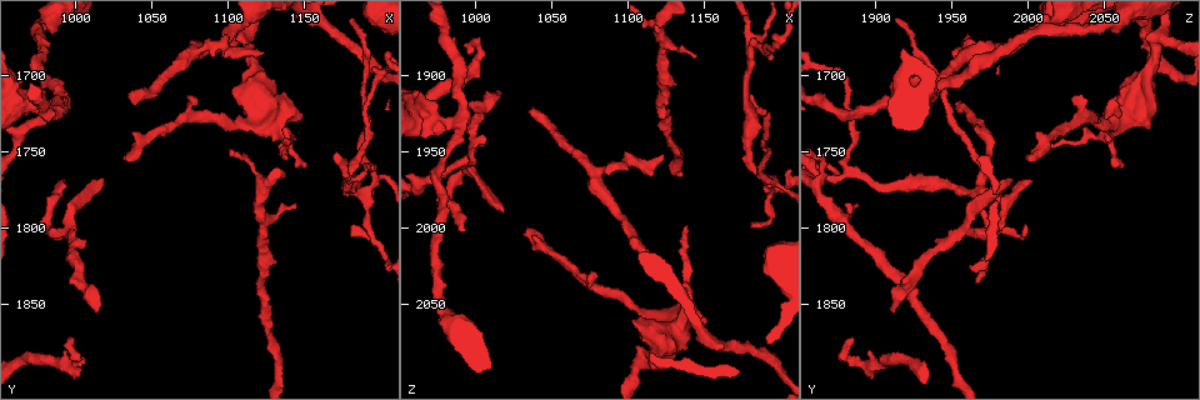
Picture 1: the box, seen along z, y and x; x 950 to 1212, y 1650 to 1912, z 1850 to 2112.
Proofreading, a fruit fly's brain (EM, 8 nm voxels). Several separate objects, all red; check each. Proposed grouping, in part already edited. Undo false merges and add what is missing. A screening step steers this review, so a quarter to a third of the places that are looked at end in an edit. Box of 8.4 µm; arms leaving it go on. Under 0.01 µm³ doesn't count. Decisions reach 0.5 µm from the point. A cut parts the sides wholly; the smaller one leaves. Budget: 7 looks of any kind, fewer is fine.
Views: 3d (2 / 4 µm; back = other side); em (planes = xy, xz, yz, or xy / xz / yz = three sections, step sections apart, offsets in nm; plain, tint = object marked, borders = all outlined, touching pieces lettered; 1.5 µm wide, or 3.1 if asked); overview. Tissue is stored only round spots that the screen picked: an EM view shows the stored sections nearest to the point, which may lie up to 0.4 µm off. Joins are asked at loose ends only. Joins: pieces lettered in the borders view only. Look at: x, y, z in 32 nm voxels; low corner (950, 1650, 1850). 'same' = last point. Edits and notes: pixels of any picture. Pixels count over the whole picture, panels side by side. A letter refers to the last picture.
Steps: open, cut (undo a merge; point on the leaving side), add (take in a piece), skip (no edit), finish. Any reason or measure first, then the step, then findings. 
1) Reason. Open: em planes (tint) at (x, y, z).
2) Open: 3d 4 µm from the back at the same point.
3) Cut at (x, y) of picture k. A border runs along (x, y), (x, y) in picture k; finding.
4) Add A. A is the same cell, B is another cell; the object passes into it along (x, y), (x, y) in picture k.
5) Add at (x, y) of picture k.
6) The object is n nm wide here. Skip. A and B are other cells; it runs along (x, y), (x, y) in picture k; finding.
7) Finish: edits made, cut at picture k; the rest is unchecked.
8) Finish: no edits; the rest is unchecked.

An open end. Open: 3d 4 µm at (1150, 1760, 2062).

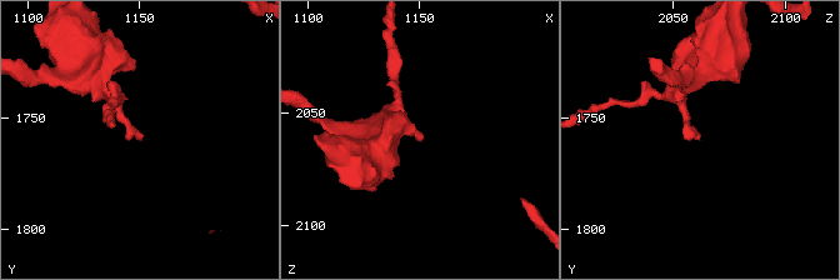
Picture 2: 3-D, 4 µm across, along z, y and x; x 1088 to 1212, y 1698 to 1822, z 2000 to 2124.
Open: em planes (borders) at (1150, 1761, 2062).

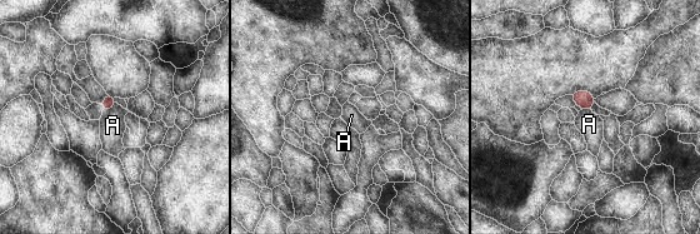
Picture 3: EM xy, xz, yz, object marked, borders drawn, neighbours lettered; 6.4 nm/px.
Add at (113, 125) of picture 3. A is the same cell; the object passes into it along (109, 100), (110, 110), (113, 125) in picture 3; the cell continues.

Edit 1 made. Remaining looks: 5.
Four or more arms meet. Open: em planes (borders) at (1188, 1778, 1966).

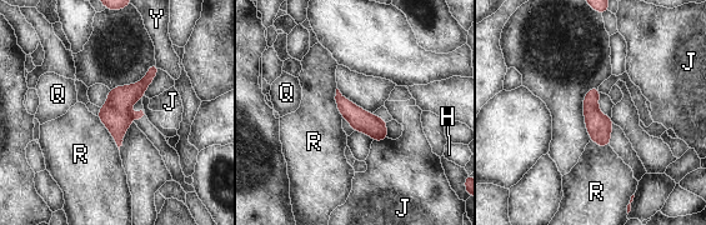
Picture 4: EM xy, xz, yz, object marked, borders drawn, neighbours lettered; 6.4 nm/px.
The object is 140 nm wide here. Skip. H, J, Q, R and Y are other cells; it runs along (155, 68), (119, 108), (119, 141) in picture 4; one cell here.

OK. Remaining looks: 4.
Free end. Open: 3d 2 µm at (1038, 1720, 1926).

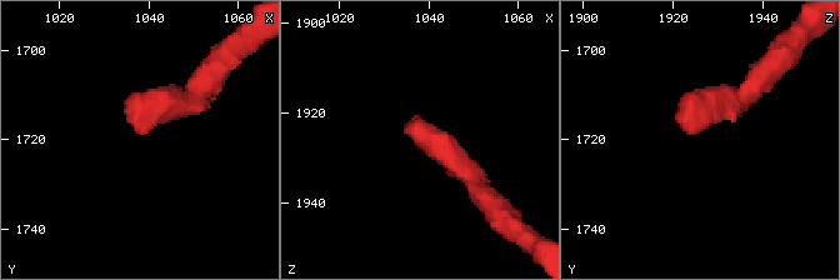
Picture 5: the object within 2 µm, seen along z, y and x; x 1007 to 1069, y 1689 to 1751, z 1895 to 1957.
Open: em planes (borders) at (1037, 1718, 1924).

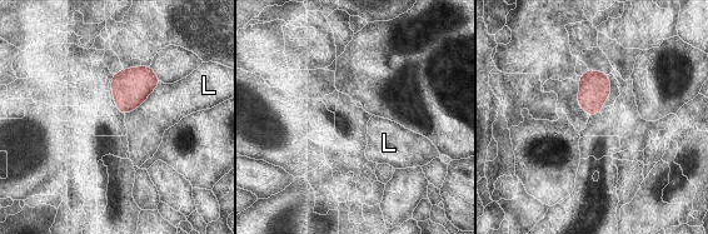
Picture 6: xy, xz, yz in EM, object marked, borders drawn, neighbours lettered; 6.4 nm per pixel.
Skip. L is another cell; a border runs along (160, 81), (136, 108), (125, 115) in picture 6; no lettered piece goes on from it.

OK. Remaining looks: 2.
Finish: edits made, add at picture 3; the rest is unchecked.

